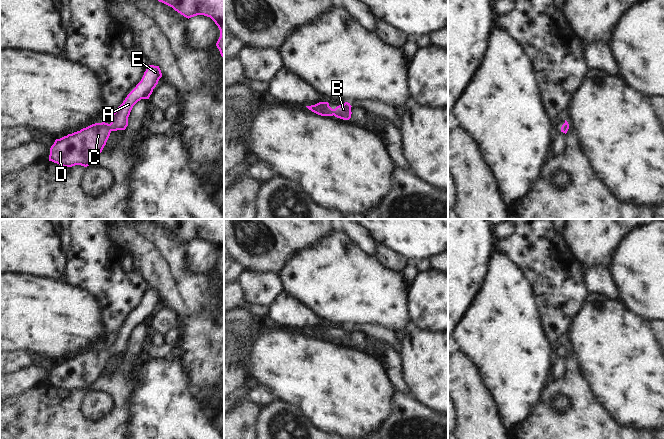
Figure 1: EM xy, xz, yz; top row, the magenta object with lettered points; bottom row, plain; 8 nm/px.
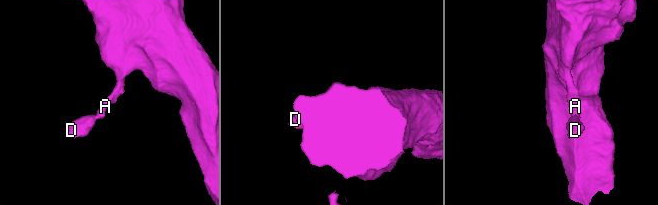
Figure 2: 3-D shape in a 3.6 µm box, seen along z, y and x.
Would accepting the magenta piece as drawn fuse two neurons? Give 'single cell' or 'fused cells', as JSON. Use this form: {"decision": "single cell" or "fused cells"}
{"decision": "single cell"}

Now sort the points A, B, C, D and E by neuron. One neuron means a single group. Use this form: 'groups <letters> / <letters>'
groups A B C D E

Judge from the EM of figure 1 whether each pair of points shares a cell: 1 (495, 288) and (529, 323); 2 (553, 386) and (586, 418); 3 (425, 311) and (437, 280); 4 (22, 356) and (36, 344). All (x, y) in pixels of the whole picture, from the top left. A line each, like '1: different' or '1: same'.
1: same
2: same
3: same
4: different

